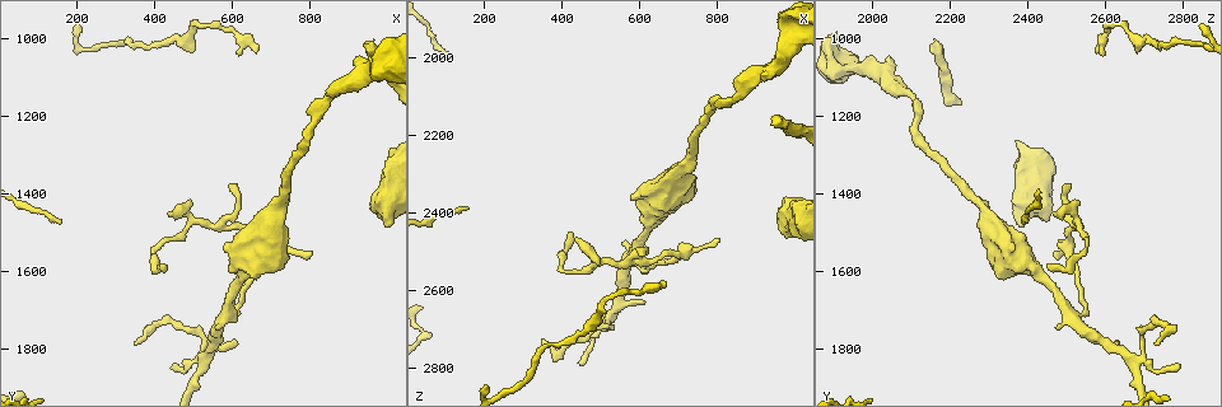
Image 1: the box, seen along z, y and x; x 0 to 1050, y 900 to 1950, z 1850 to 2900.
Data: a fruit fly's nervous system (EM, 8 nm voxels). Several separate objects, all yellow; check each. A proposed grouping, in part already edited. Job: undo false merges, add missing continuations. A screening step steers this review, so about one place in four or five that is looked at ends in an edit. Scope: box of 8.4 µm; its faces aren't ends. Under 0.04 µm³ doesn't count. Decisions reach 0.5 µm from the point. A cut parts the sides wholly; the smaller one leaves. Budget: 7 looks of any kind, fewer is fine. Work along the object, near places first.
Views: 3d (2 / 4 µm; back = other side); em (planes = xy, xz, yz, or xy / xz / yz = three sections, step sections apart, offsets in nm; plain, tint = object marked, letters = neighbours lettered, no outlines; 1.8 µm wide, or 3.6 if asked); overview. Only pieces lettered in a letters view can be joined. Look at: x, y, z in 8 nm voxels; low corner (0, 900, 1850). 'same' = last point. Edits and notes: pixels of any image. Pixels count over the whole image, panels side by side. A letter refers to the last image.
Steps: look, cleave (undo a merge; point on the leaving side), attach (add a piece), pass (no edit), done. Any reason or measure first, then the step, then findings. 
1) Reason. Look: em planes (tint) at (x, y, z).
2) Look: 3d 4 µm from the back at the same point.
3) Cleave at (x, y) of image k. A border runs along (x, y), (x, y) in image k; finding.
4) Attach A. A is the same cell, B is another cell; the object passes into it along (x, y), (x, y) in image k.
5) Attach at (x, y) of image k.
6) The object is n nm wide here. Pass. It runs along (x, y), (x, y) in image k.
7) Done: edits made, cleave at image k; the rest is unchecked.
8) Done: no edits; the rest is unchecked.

Sharp bend. Look: em planes (letters) at (700, 1520, 2505).

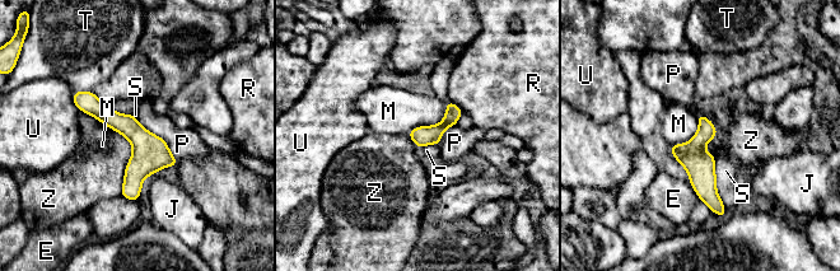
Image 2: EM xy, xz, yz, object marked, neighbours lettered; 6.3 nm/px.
Pass. E, J, M, P, R, S, T, U and Z are other cells; a border runs along (448, 99), (440, 121), (405, 134) in image 2; continuous, no second neuron.

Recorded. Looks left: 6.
An open end. Look: 3d 2 µm at (350, 1785, 2730).

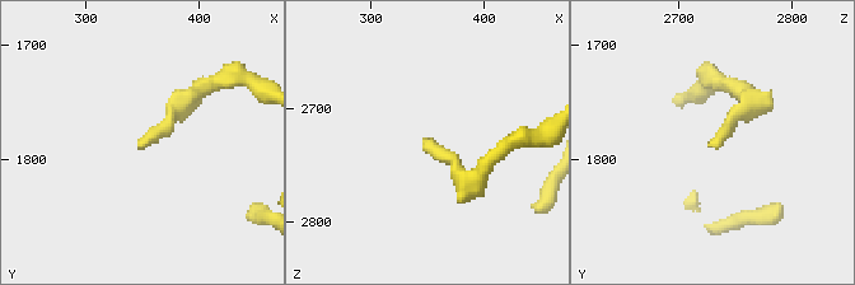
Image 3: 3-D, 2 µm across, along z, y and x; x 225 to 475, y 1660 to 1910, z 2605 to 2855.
Look: em planes (letters) at (352, 1792, 2728).

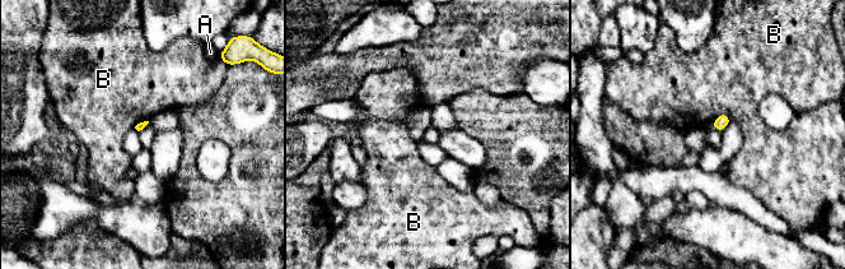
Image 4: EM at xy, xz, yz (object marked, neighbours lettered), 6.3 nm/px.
Pass. A and B are other cells; none of them fits.

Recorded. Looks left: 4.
Free end. Look: em planes (letters) at (425, 1585, 2455).

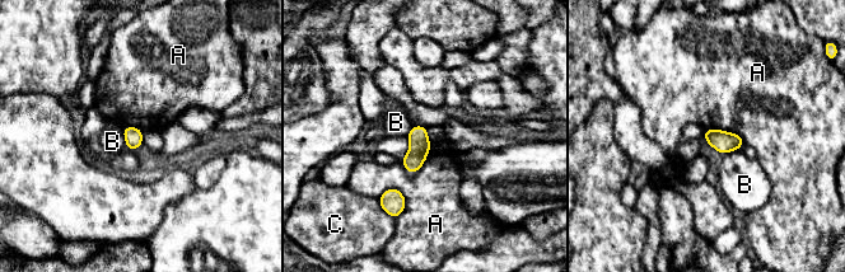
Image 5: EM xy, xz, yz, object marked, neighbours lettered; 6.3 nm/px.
Pass. A, B and C are other cells; a border runs along (390, 187), (405, 200), (396, 217) in image 5; no lettered piece goes on from it.

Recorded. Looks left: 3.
Done: no edits; the rest is unchecked.

